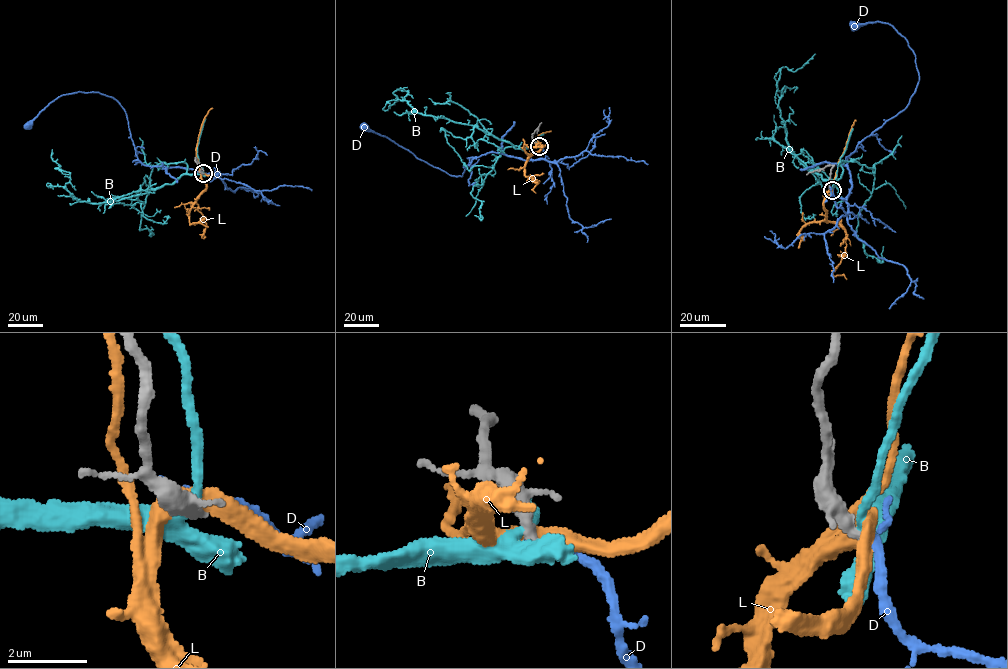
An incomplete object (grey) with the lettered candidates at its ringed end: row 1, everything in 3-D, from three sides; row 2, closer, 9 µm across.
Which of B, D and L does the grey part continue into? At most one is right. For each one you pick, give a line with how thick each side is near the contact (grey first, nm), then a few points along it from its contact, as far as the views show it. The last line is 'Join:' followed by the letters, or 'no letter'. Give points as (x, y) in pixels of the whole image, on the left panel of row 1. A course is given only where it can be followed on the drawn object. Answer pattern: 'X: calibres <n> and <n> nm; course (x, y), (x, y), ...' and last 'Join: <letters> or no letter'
D: calibres 240 and 190 nm; course (203, 173), (142, 163), (125, 112), (112, 98), (99, 93), (58, 96), (28, 125)
Join: D

